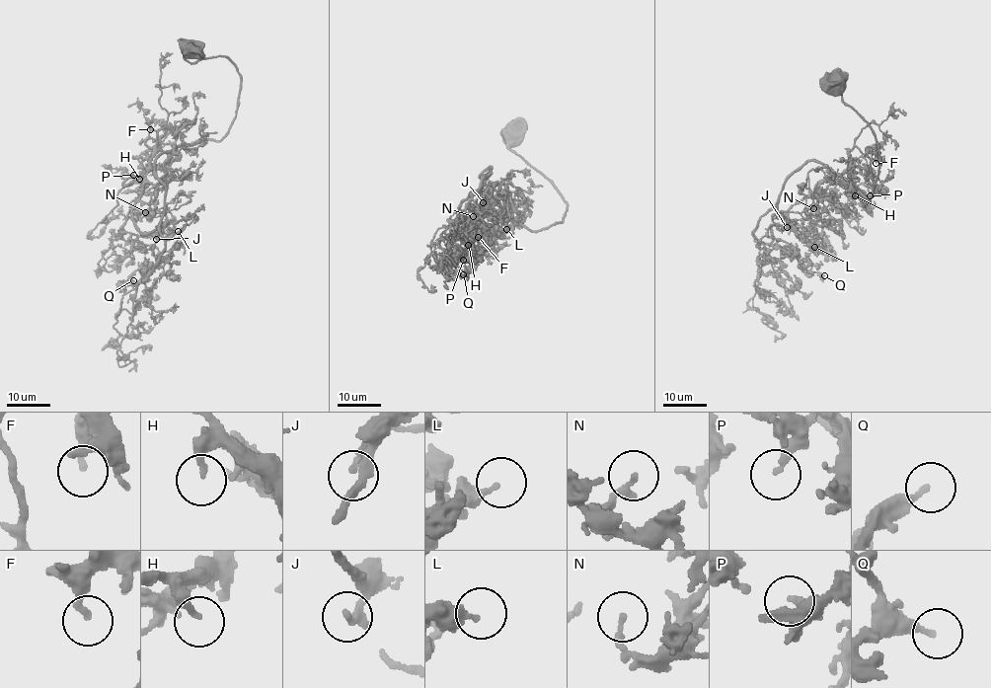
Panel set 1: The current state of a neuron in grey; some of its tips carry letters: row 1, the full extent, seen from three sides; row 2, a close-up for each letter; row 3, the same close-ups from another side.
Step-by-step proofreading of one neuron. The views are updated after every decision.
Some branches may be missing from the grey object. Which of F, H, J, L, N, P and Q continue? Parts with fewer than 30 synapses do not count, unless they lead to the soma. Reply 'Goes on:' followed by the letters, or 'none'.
Goes on: J

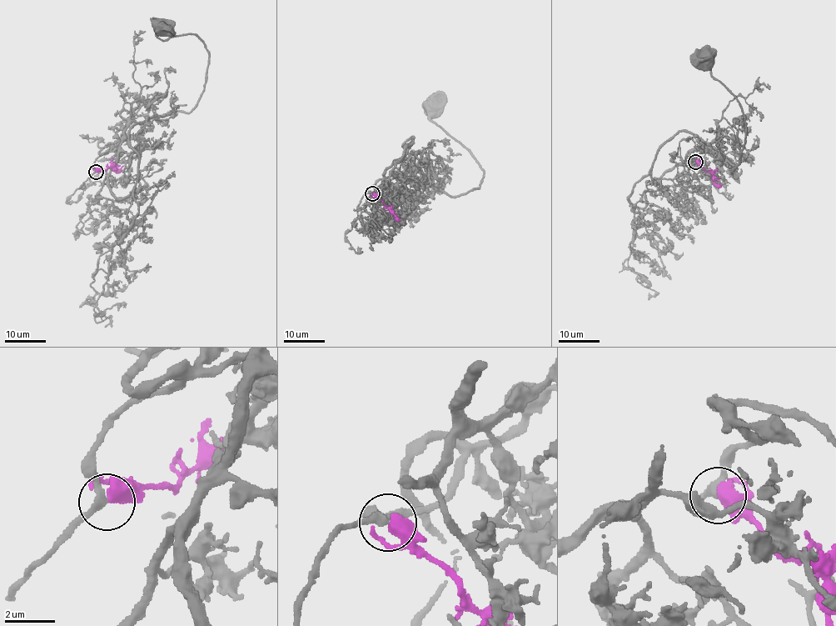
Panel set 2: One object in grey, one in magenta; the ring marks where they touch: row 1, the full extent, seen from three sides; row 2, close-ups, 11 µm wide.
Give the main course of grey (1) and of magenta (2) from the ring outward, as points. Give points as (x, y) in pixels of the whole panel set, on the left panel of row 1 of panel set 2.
1: (95, 172), (117, 148), (128, 167), (146, 117), (190, 112), (203, 89), (203, 40), (161, 26)
2: (95, 172), (108, 167), (116, 171), (124, 165)

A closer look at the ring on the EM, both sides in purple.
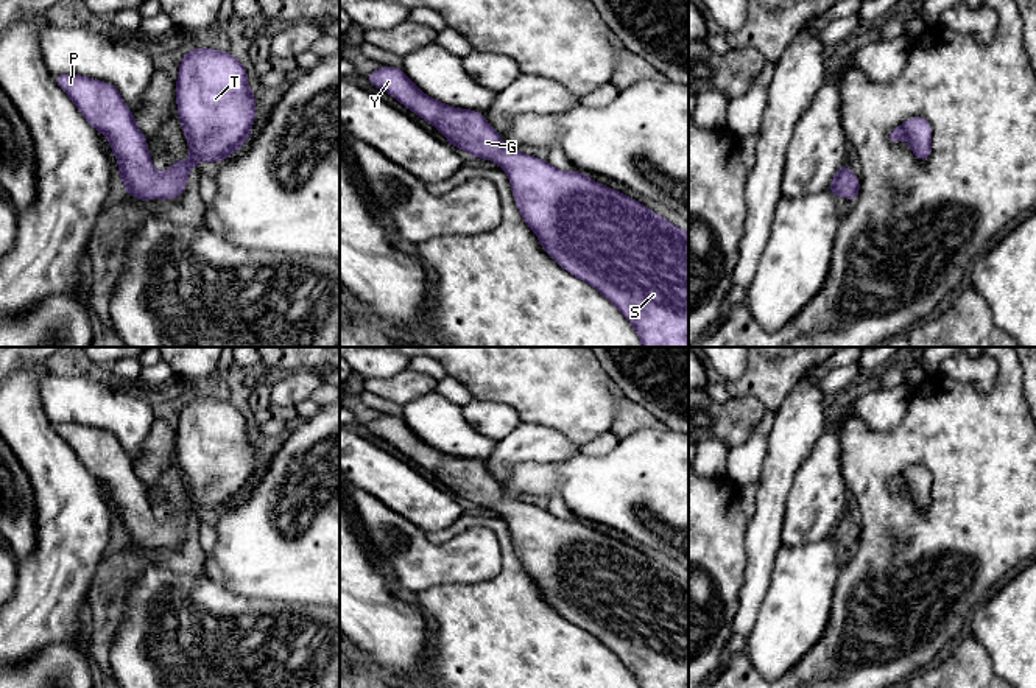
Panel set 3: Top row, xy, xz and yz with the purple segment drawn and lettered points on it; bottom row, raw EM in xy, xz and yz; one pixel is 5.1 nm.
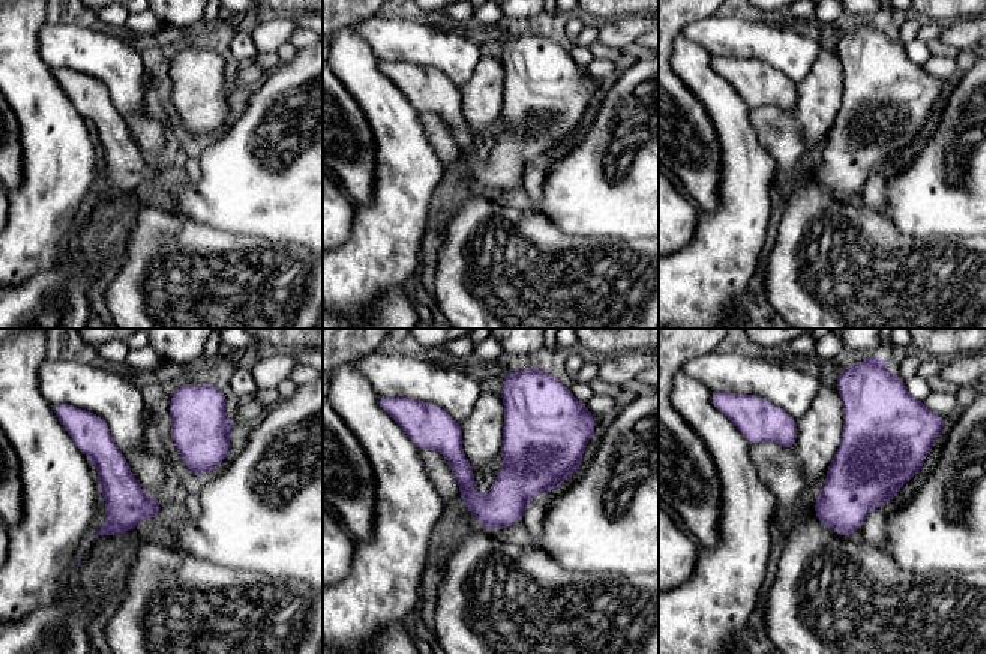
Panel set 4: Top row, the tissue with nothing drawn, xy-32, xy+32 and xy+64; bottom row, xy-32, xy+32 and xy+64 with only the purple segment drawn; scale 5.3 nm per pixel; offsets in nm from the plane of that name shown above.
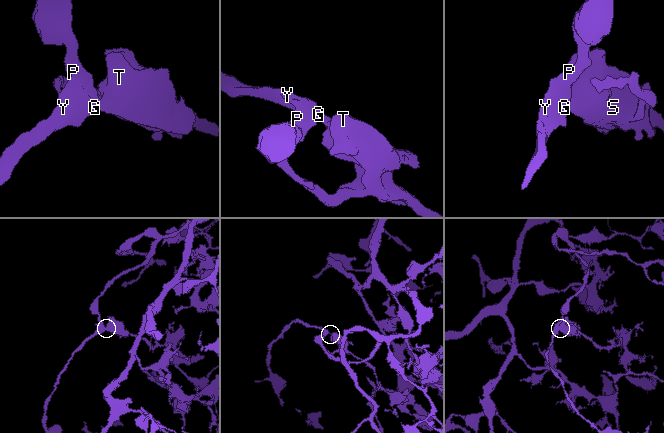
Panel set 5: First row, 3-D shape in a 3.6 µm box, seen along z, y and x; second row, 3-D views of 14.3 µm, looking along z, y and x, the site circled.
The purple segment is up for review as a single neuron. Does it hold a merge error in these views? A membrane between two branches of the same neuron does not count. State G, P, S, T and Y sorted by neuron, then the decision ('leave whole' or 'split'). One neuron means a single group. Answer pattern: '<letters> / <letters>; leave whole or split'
G P S T Y; leave whole

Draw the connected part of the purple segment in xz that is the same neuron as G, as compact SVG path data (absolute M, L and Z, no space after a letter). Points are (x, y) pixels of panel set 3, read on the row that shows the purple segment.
M383 65L368 73L366 79L433 125L450 146L461 148L472 157L495 162L508 174L517 210L525 224L534 230L542 249L564 271L606 297L631 322L642 347L689 347L689 232L651 212L642 202L589 179L586 173L562 171L547 160L506 146L480 112L456 109L425 95L402 68Z

